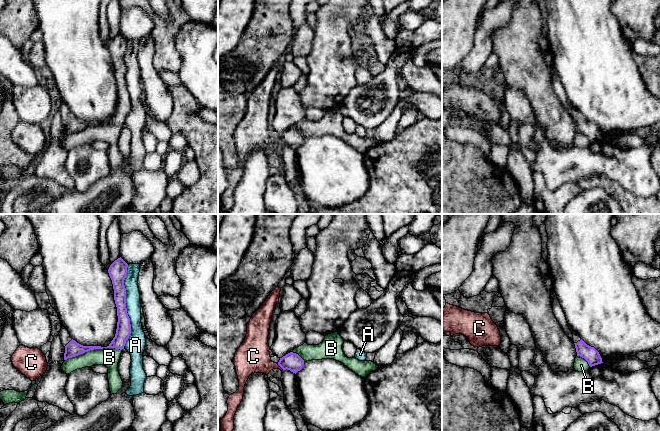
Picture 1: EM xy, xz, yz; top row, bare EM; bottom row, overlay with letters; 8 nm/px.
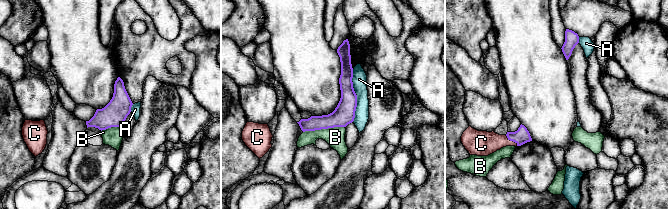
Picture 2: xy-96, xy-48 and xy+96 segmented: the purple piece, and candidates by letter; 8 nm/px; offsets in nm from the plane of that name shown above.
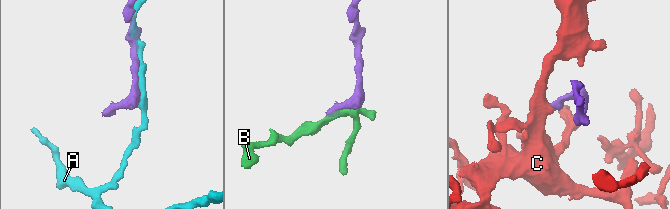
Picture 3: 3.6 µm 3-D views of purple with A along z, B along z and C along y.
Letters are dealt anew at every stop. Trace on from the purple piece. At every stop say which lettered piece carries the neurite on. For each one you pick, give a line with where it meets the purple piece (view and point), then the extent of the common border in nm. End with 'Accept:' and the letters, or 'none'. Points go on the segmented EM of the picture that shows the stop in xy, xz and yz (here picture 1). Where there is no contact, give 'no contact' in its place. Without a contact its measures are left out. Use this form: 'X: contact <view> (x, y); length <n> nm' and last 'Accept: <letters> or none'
C: contact xz (280, 366); length 70 nm
Accept: C

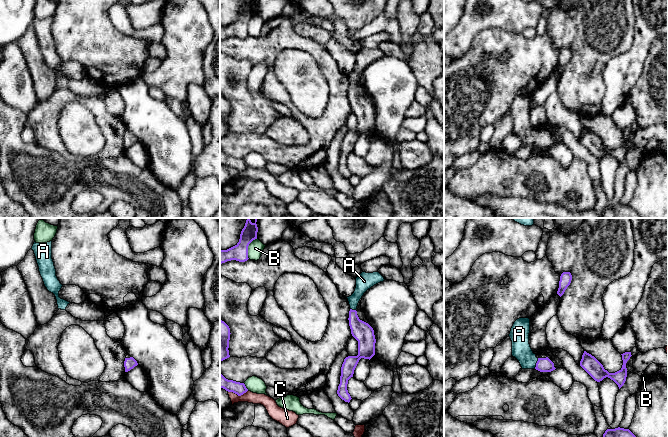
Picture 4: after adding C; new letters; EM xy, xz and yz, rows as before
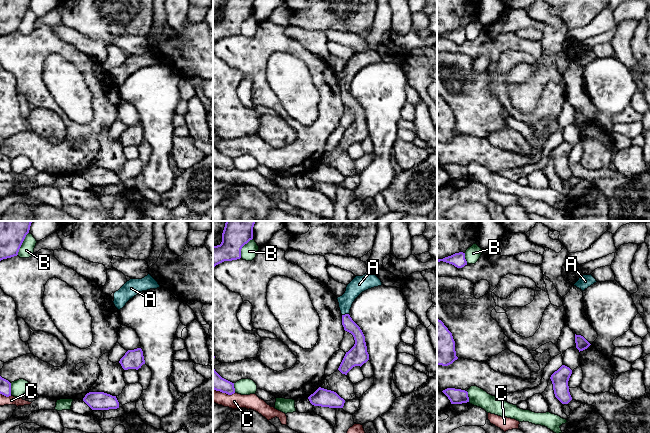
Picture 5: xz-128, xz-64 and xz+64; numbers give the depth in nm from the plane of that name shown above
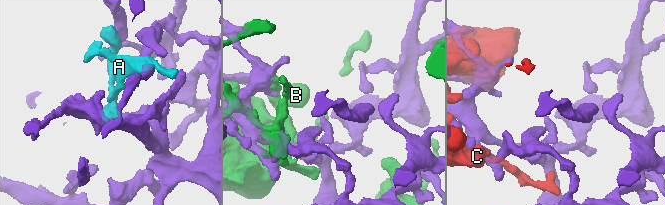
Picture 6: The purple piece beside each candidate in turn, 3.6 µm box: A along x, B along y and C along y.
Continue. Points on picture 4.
A: contact yz (536, 363); length 90 nm
Accept: A

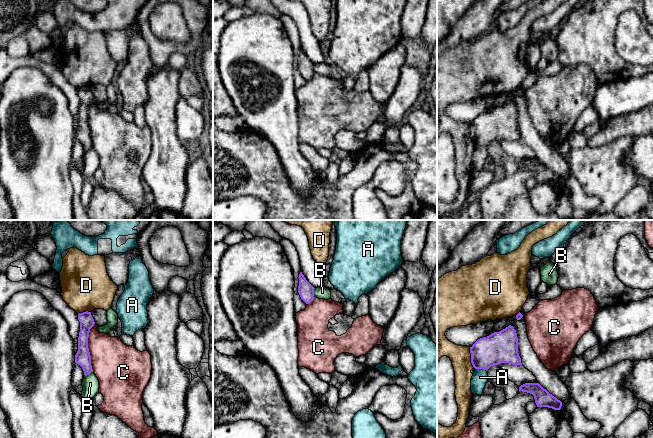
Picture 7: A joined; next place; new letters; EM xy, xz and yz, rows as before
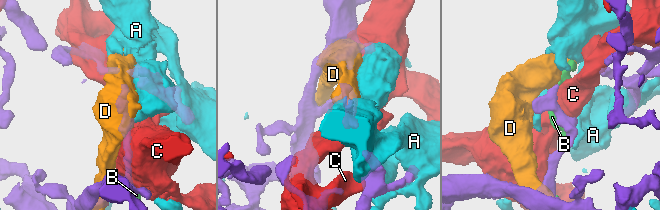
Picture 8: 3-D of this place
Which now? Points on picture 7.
Accept: none

